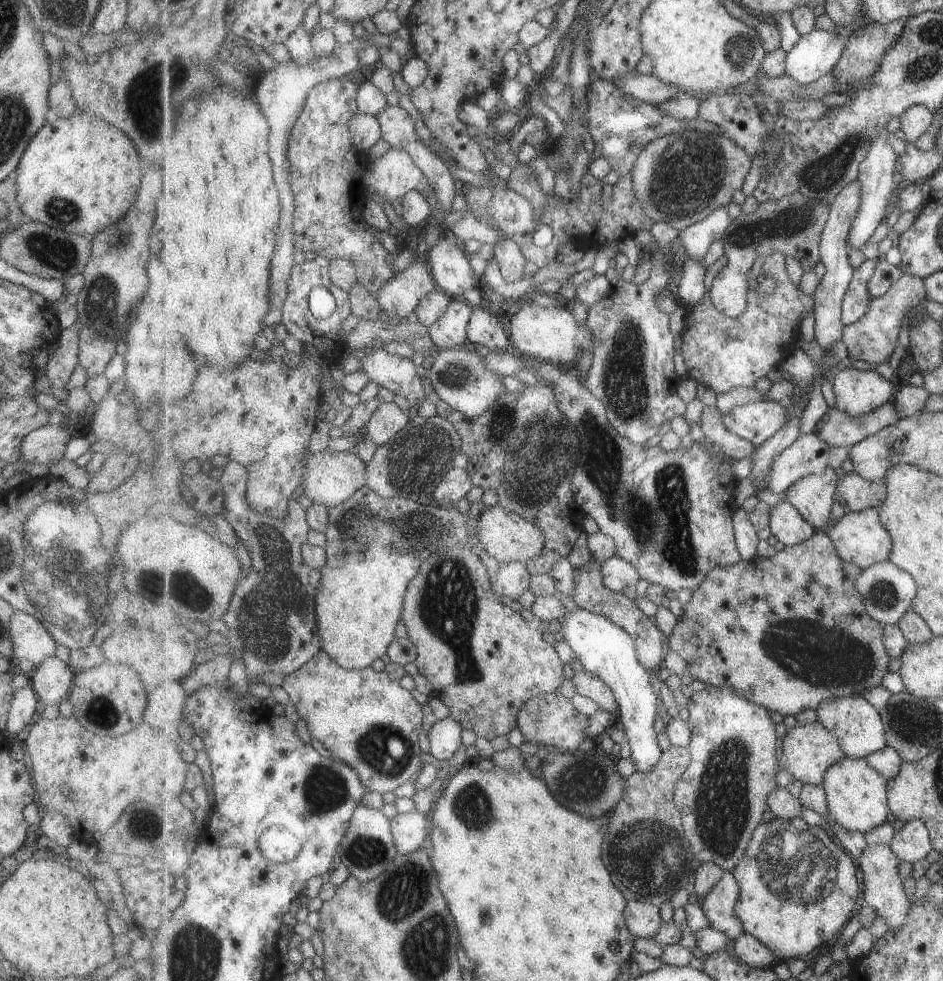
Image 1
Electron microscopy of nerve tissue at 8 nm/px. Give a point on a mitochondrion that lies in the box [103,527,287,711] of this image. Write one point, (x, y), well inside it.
(179, 585)

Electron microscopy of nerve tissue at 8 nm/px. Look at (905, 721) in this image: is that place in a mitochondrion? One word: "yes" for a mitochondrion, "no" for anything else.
yes

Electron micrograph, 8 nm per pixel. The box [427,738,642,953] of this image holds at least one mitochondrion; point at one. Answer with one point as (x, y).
(472, 809)

